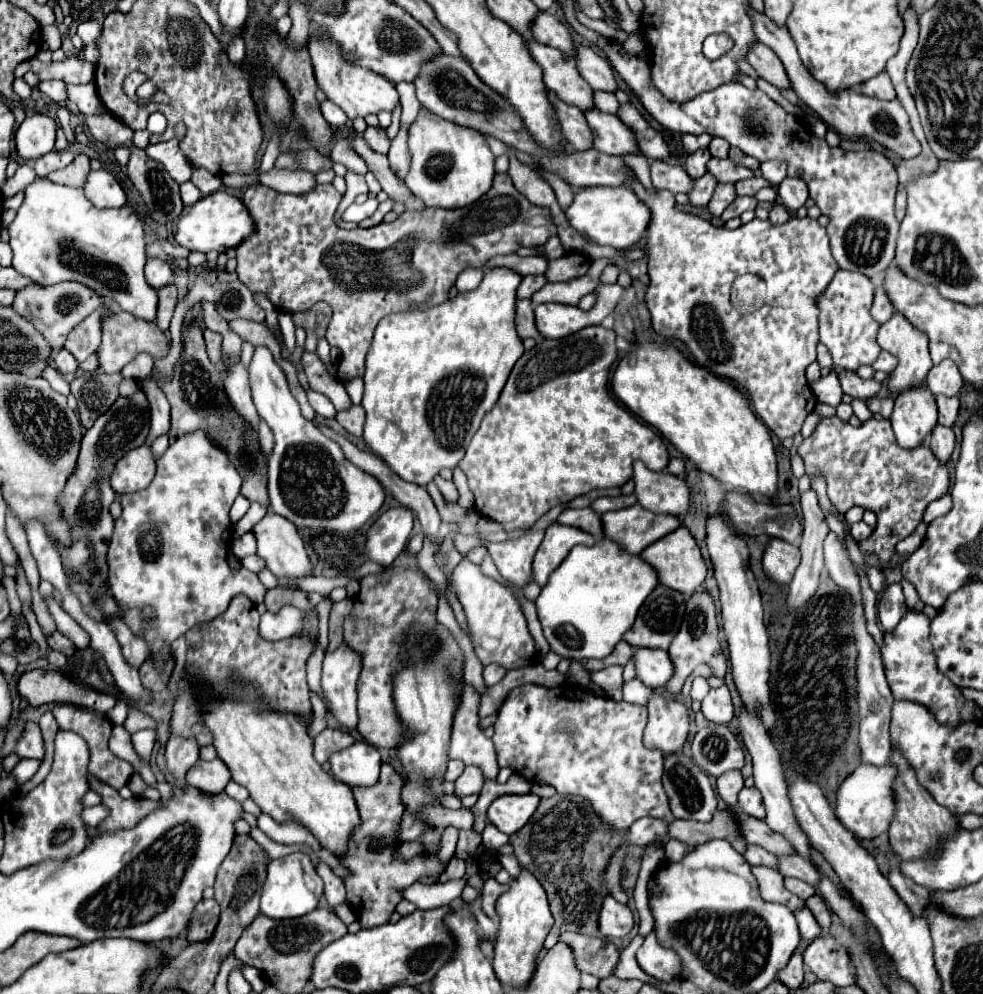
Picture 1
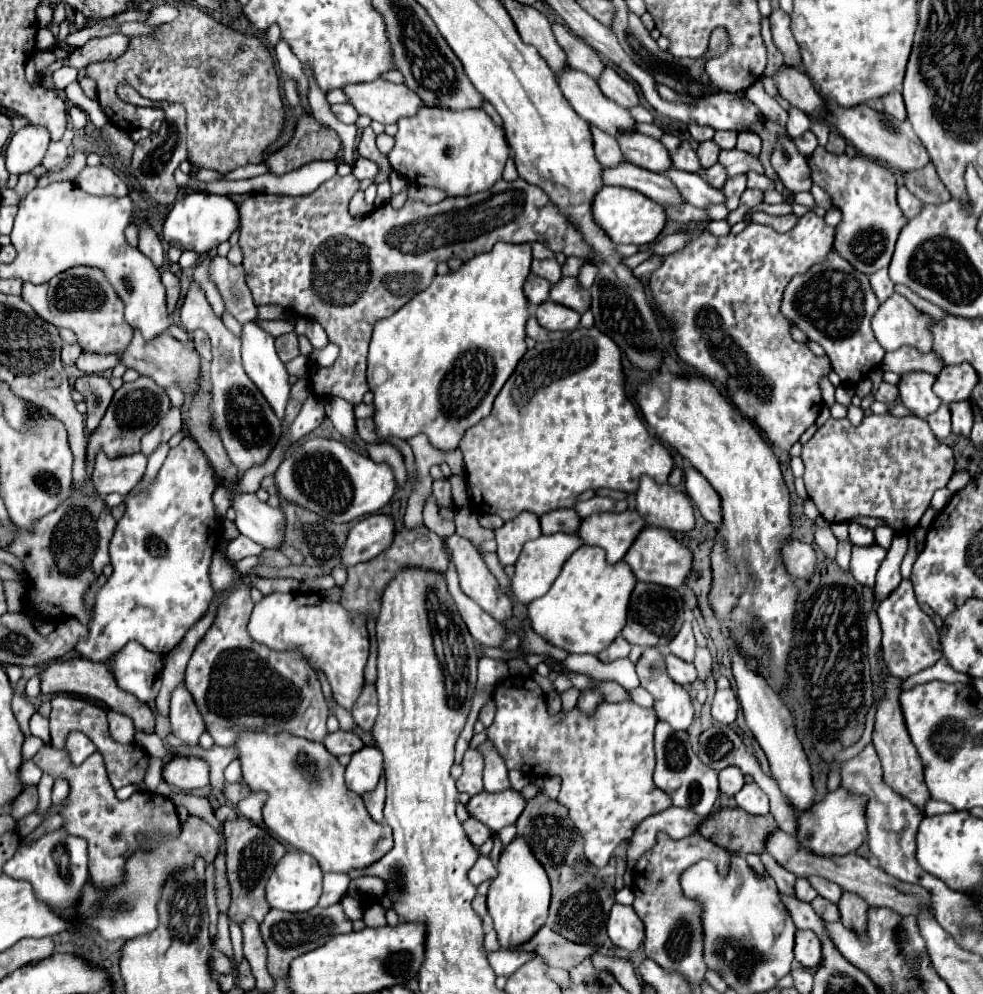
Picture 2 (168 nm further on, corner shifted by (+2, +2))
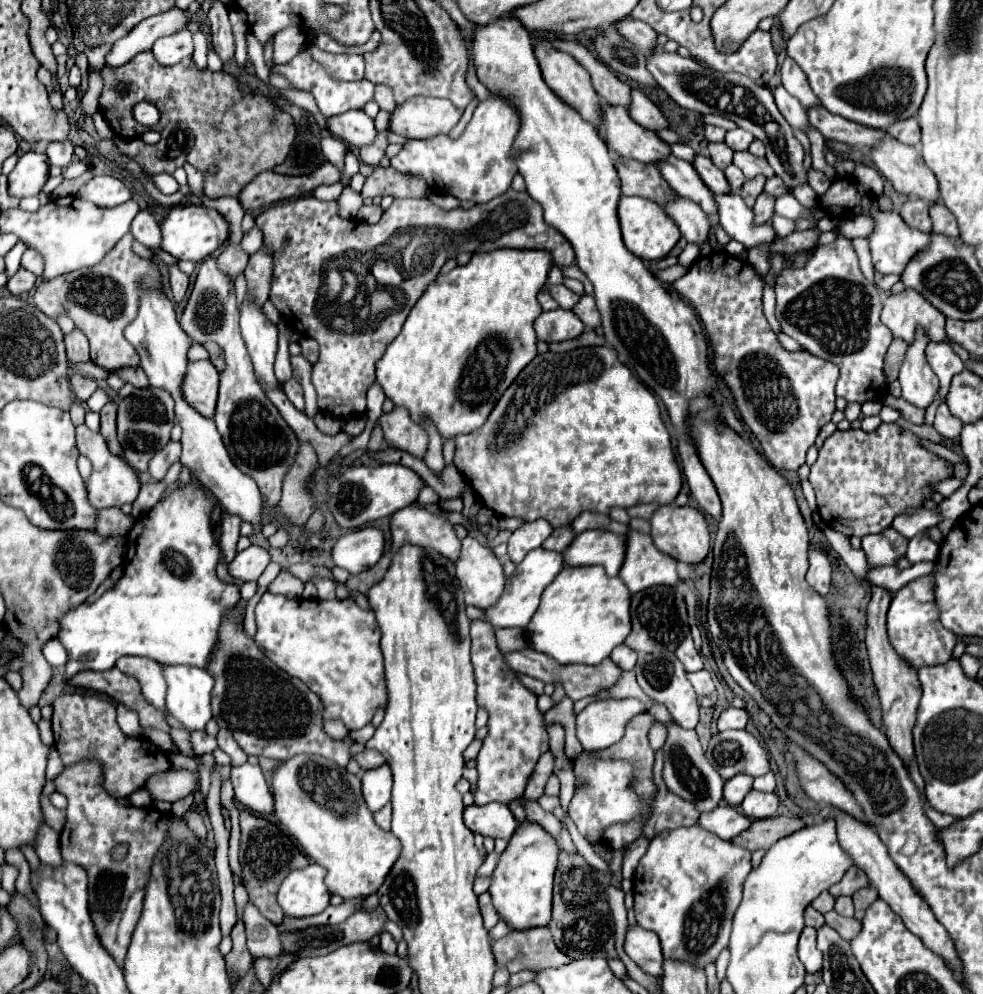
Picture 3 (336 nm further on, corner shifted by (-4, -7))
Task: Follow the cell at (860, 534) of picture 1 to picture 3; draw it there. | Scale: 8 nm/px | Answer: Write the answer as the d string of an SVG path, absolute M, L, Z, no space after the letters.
M884 528L884 532L870 534L862 538L862 550L870 566L896 566L898 558L904 556L908 548L908 538L898 534L894 528Z

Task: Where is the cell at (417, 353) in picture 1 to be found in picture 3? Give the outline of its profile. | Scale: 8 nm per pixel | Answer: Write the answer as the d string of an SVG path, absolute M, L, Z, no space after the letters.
M496 248L492 252L474 254L468 264L456 266L448 274L438 274L410 310L402 332L376 364L376 380L384 388L384 394L396 406L404 406L416 424L422 424L424 416L432 420L442 438L456 438L458 434L480 428L496 400L536 356L534 320L542 312L536 294L546 284L552 266L550 252Z

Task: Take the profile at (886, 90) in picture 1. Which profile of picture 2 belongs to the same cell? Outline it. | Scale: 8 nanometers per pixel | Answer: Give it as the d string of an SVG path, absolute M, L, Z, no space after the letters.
M890 91L890 95L884 95L882 99L872 99L868 105L876 111L886 111L886 113L894 115L896 119L906 119L906 109L904 109L900 91Z

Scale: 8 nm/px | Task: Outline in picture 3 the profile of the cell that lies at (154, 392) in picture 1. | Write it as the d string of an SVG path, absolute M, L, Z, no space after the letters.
M168 442L150 462L150 476L156 480L162 480L168 472L168 468L180 460L180 442Z

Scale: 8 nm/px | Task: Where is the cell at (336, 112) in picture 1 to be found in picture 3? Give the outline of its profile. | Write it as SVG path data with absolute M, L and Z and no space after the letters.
M348 110L344 114L330 116L326 118L326 124L334 138L340 138L354 148L368 146L376 138L374 120L364 110Z

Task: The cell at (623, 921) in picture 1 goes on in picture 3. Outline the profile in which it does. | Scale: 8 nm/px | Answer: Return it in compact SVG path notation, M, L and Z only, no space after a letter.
M642 926L628 928L624 950L646 974L650 974L654 978L660 976L664 956L662 956L660 940L654 932L644 930Z

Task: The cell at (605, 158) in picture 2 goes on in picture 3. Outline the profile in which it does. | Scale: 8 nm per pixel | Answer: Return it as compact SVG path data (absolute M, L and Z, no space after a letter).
M616 160L616 170L622 180L622 194L642 196L660 206L674 200L678 194L668 186L654 164L644 164L638 160Z

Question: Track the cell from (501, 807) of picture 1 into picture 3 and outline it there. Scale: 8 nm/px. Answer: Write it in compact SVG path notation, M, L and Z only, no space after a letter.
M490 802L484 806L478 806L478 804L466 806L464 824L476 834L490 836L490 838L502 838L502 840L510 840L510 836L514 834L518 826L510 808L498 802Z

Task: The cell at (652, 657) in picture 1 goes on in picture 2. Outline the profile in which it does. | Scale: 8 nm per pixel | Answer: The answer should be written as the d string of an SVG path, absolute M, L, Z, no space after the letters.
M664 651L664 659L666 659L666 671L670 679L674 679L678 685L686 685L696 679L696 669L692 663L686 663L676 655L670 655L668 651Z

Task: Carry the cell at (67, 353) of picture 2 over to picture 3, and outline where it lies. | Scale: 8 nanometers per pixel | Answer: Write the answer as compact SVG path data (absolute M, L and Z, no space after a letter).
M78 328L72 334L64 336L66 342L66 354L72 362L88 362L88 338L84 336L84 332L80 332Z

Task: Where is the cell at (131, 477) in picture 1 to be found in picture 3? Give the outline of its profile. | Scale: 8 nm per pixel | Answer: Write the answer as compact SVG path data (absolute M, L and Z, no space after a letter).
M86 424L78 426L76 428L76 444L78 444L78 450L80 454L84 454L90 462L92 462L92 474L86 482L86 492L88 492L88 502L94 506L94 508L110 508L110 506L122 506L126 502L134 502L136 496L138 496L138 490L140 490L140 480L136 476L136 472L118 456L114 456L104 438L98 434L98 432L92 432L88 430Z

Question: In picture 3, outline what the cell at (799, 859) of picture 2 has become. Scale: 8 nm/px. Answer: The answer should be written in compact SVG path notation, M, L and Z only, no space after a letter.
M850 866L848 872L844 874L842 882L838 882L830 888L830 894L832 896L852 896L856 892L856 888L862 888L862 886L868 886L868 878L864 876L864 872L860 868Z

